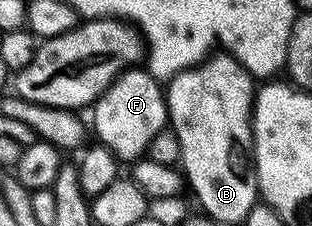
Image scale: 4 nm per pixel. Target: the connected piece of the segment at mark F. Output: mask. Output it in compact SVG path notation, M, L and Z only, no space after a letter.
M128 69L122 75L116 77L111 86L100 99L96 99L93 104L95 111L95 127L93 123L93 135L95 135L102 146L108 147L115 154L115 158L120 161L126 159L138 160L148 154L148 147L159 131L168 126L169 116L167 114L167 101L164 88L160 80L155 79L150 71L146 69Z

